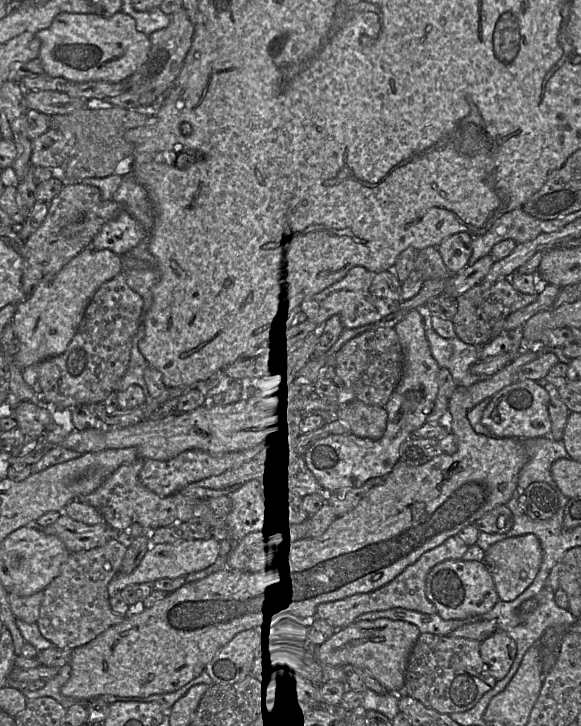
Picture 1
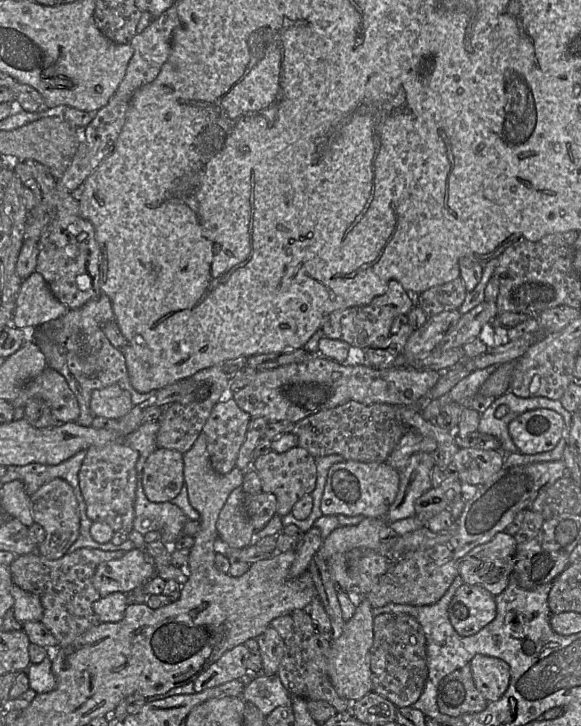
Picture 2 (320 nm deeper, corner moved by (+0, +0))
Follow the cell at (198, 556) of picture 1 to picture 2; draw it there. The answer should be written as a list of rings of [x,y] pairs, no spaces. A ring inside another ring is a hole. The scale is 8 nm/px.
[[[133,548],[121,558],[100,563],[93,585],[101,597],[111,593],[130,593],[156,575],[156,569],[144,549]]]

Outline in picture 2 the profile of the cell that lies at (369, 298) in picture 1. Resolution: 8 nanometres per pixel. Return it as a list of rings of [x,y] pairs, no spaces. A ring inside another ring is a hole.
[[[390,280],[386,292],[374,298],[369,304],[332,312],[324,320],[321,330],[327,338],[344,341],[353,347],[366,350],[385,342],[391,335],[393,320],[399,315],[407,315],[416,304],[415,297],[398,281]]]

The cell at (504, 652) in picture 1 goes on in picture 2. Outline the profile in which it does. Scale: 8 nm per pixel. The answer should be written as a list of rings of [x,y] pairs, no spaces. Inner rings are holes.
[[[477,654],[470,661],[470,667],[475,686],[488,702],[497,701],[505,694],[511,671],[504,660]]]

